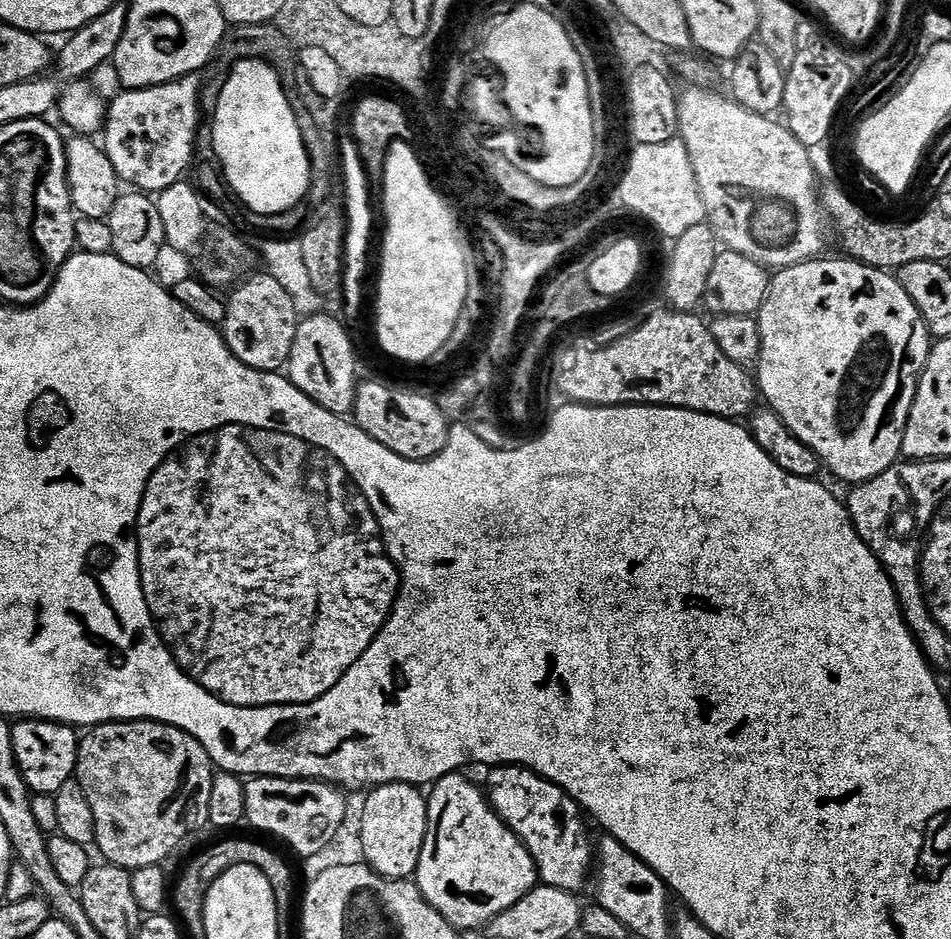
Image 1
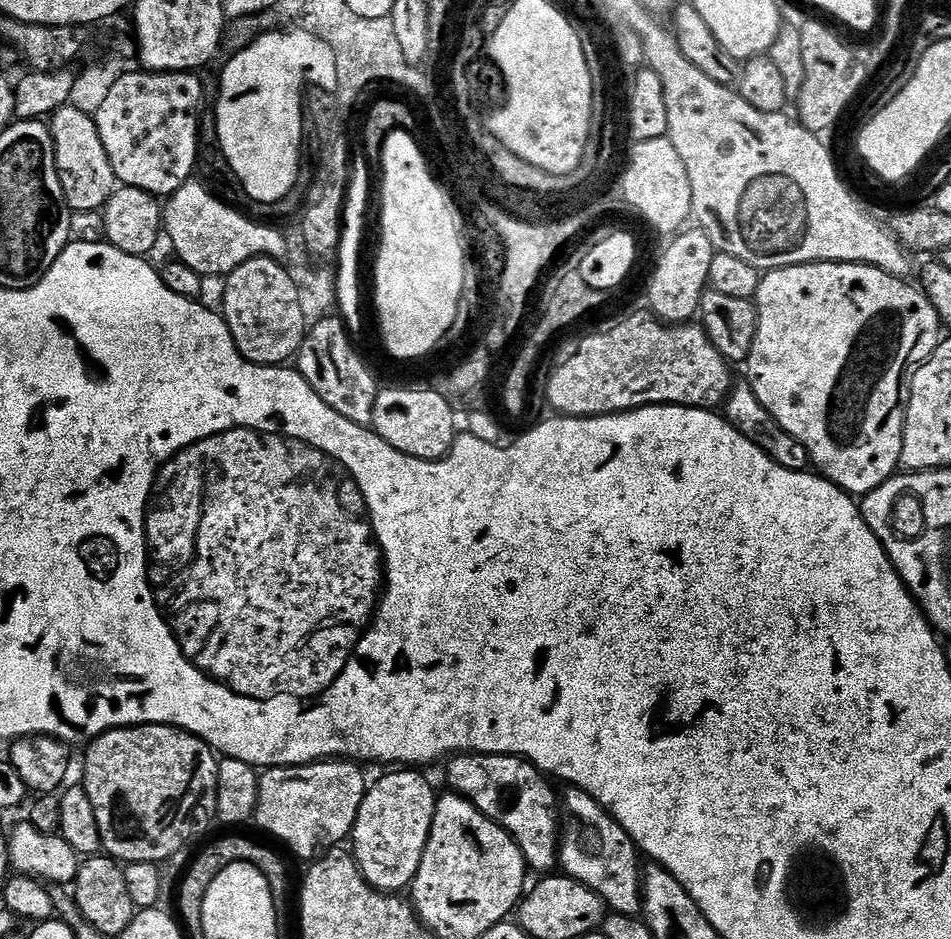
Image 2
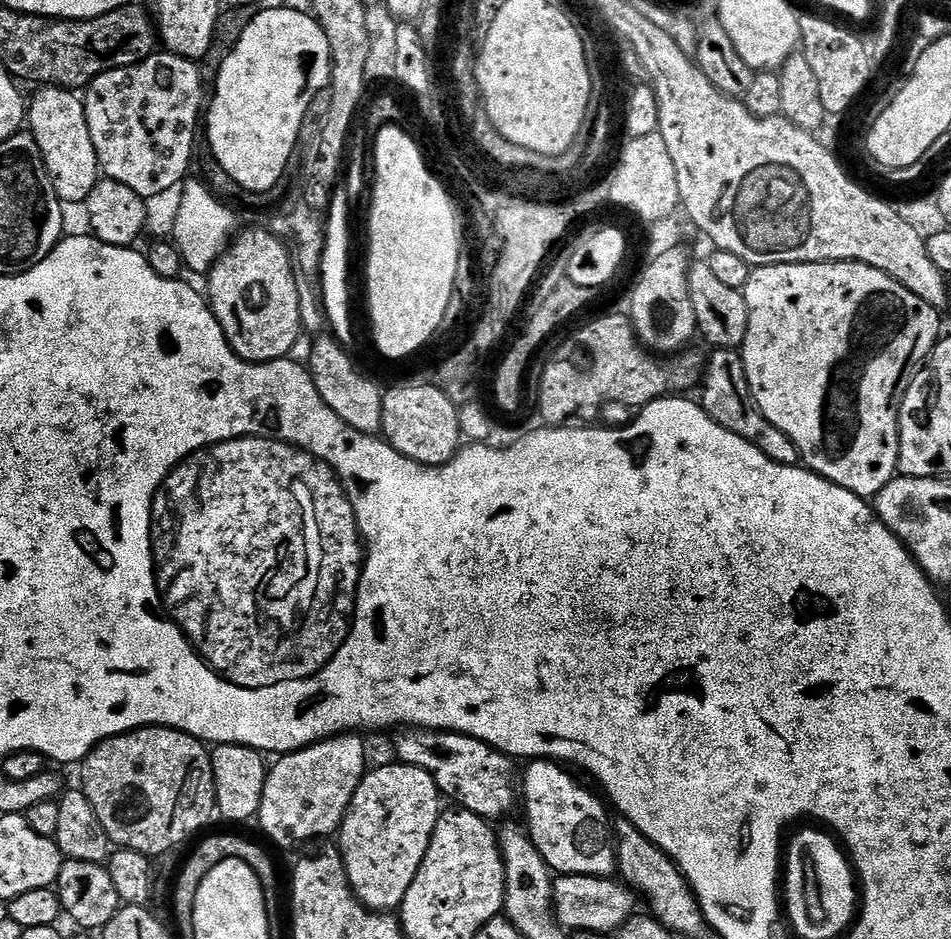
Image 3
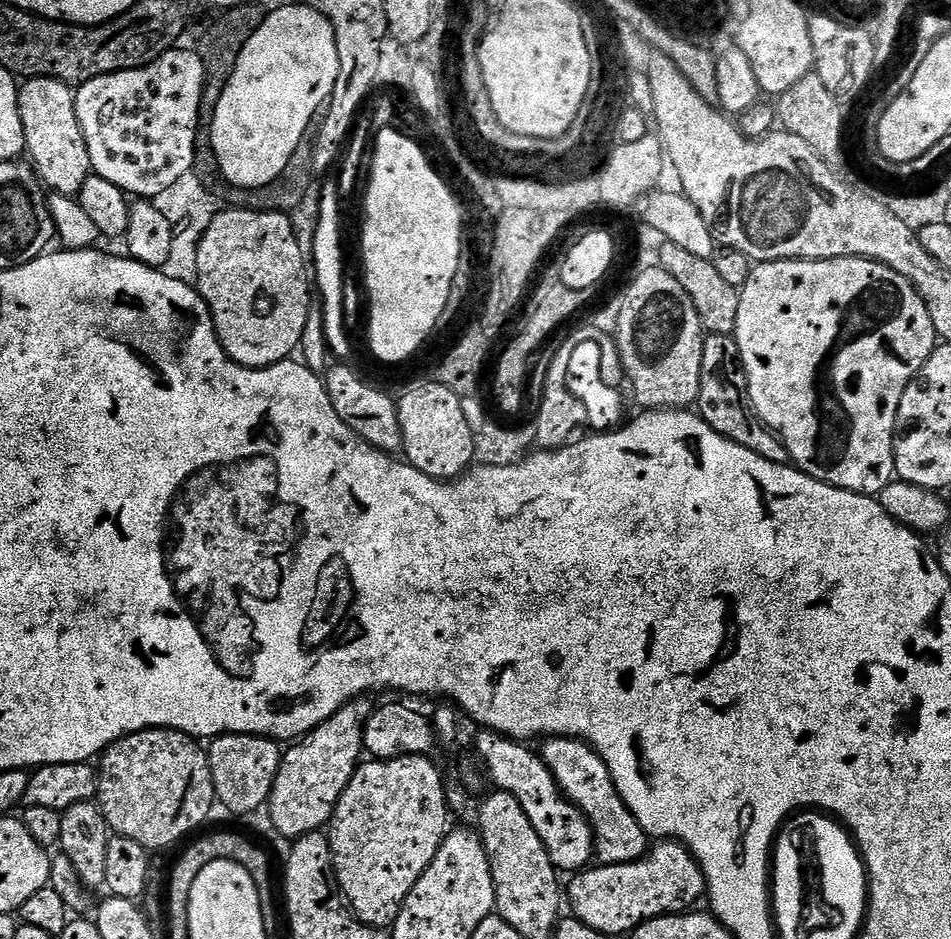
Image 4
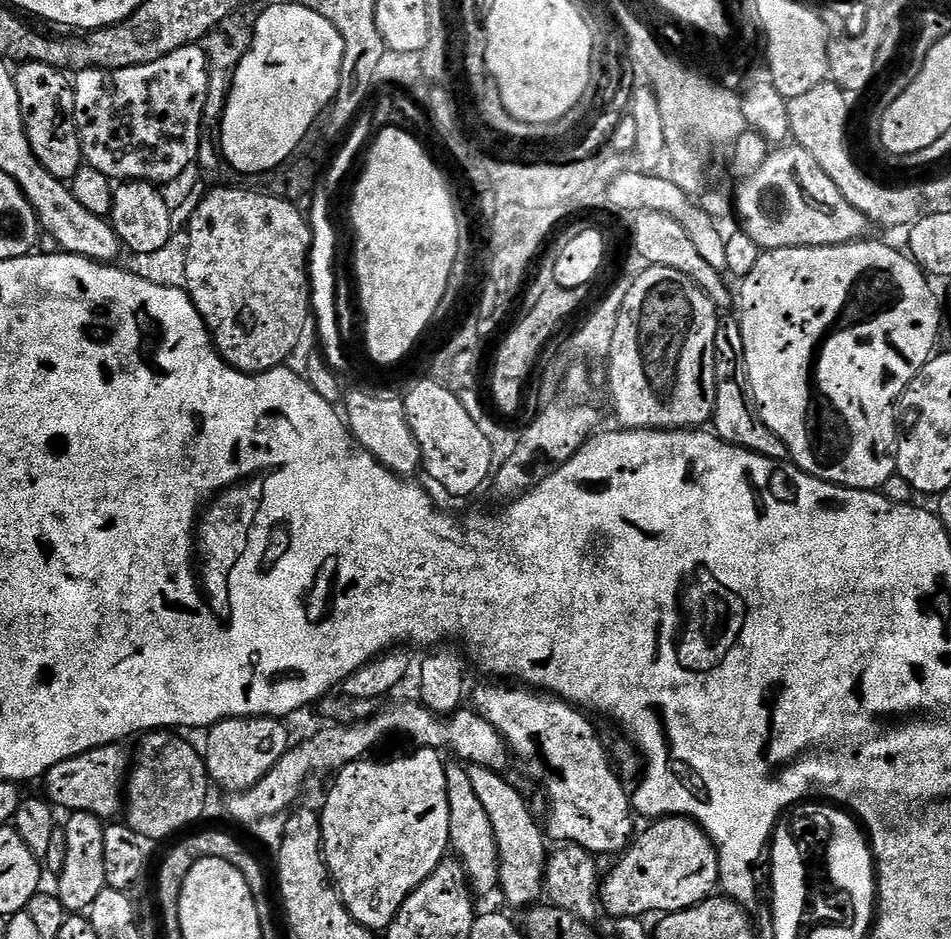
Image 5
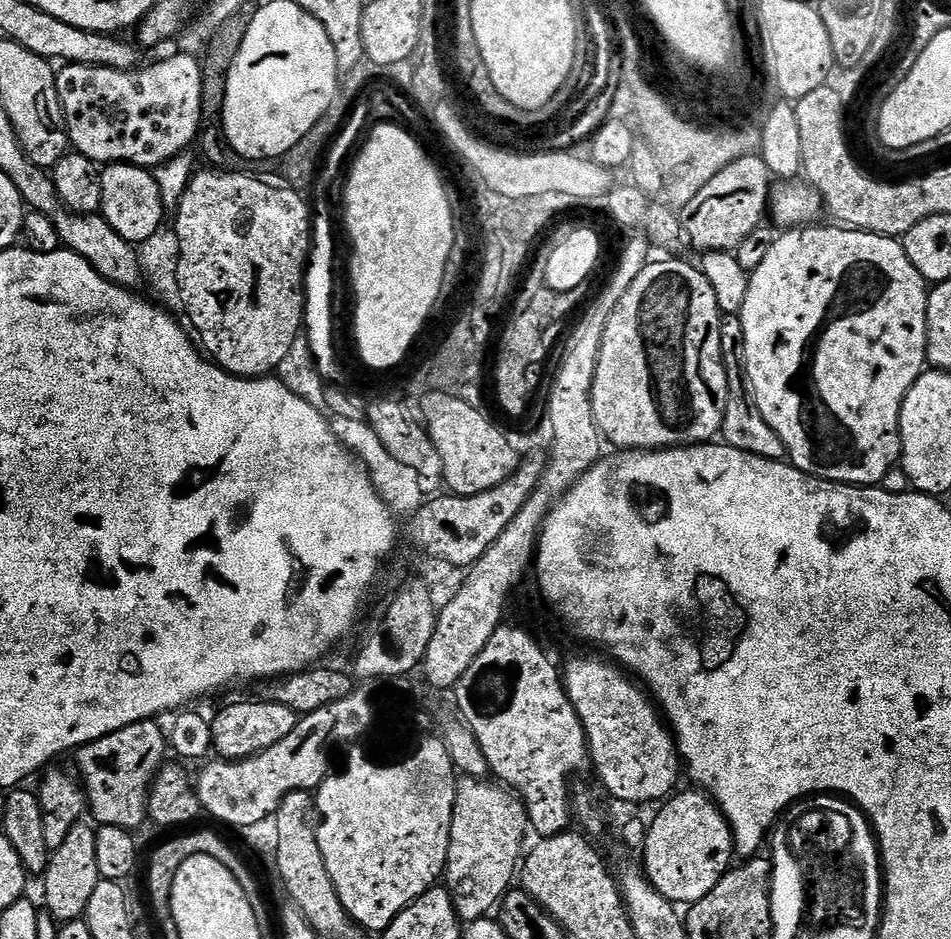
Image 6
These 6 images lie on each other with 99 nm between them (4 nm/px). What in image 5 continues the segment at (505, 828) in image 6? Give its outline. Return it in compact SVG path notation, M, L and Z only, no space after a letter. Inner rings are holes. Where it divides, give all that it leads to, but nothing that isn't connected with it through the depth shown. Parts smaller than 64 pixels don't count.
M460 762L445 763L446 794L450 802L450 848L464 866L473 893L496 892L499 885L499 848L490 814L474 792L467 767Z

